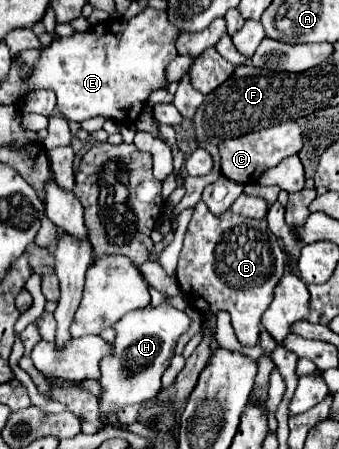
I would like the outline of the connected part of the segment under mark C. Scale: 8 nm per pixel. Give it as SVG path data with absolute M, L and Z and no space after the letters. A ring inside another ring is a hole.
M283 121L263 129L261 133L247 133L243 137L237 139L229 139L223 141L219 145L219 153L221 153L221 171L227 179L247 185L247 183L257 183L257 179L261 177L261 173L269 167L275 167L281 159L299 153L303 147L302 133L299 125L294 121Z

